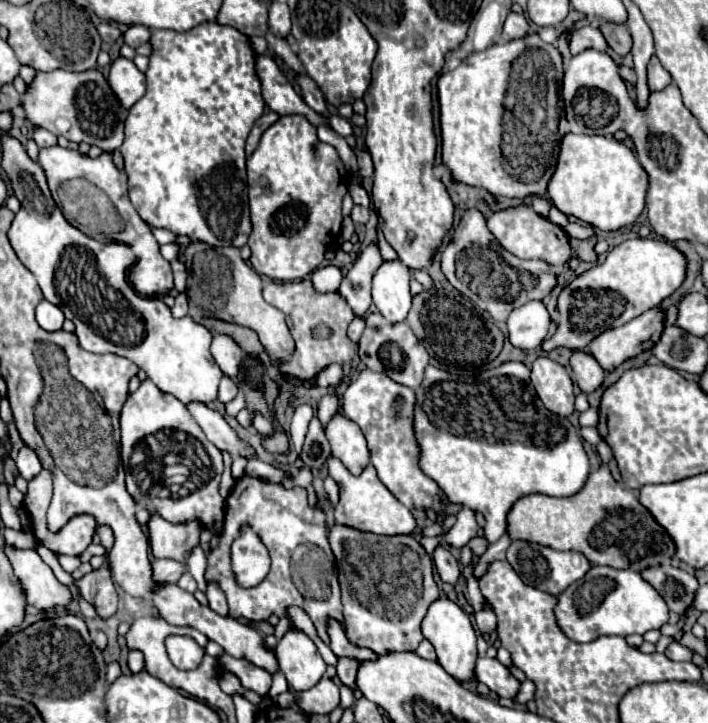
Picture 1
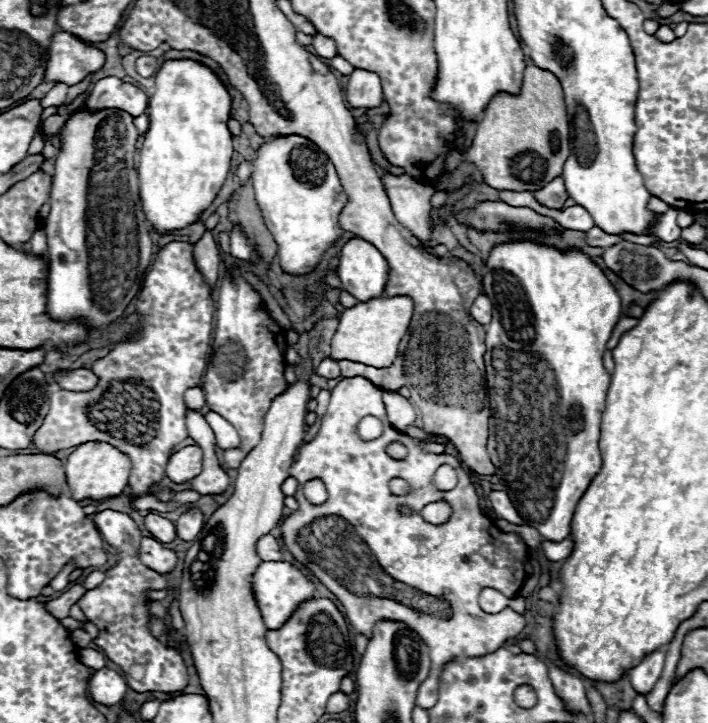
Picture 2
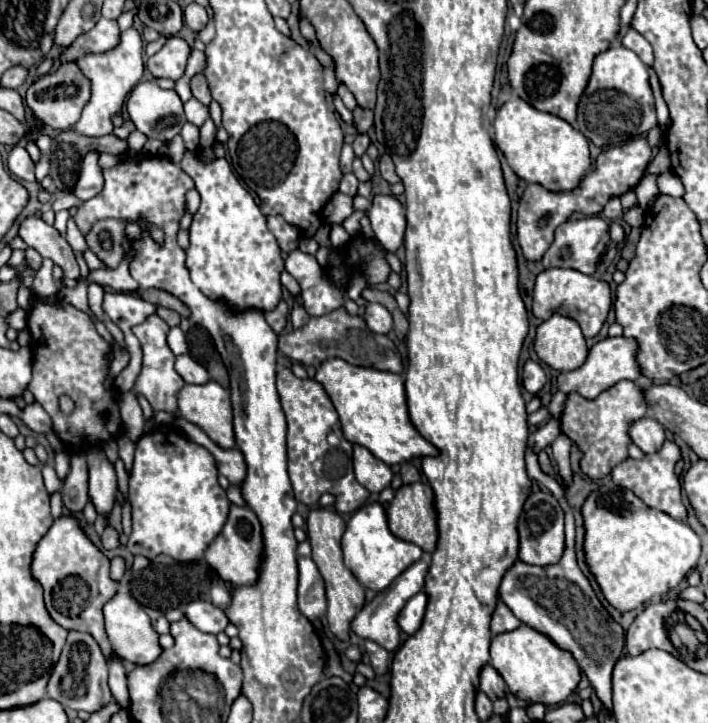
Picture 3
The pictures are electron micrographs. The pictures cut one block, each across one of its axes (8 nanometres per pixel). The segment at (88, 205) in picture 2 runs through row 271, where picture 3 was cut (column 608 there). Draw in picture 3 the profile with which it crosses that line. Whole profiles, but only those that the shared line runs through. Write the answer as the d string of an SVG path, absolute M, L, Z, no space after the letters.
M614 44L594 60L592 76L578 102L576 128L598 148L620 146L654 128L656 110L644 62L628 48Z

